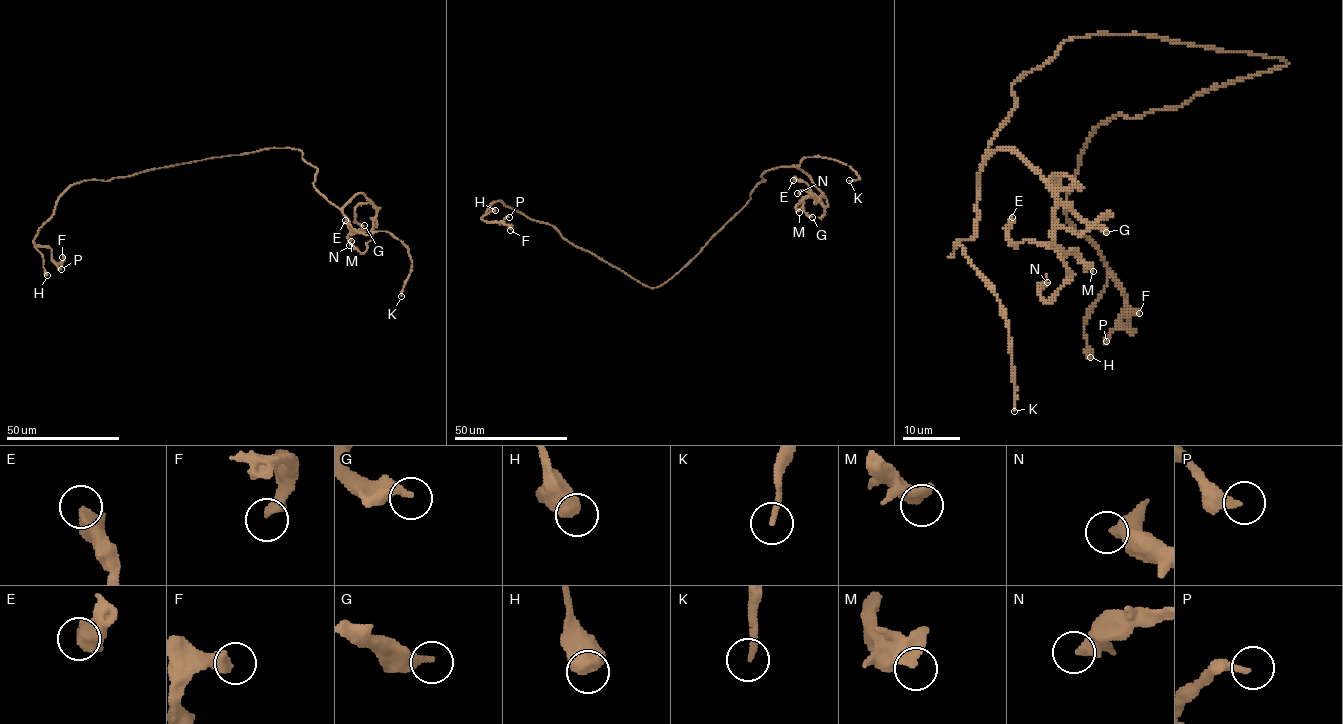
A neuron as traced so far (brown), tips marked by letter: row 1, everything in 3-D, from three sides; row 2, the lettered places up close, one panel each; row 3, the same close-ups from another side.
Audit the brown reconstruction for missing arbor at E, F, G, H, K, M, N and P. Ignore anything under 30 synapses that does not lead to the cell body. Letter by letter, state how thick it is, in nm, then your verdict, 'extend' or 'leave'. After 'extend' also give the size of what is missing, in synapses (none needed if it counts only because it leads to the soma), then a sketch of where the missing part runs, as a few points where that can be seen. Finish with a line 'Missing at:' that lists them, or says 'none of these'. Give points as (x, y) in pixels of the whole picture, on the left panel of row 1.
E: 600 nm thick; leave
F: 400 nm thick; leave
G: 340 nm thick; leave
H: 650 nm thick; leave
K: 200 nm thick; leave
M: 480 nm thick; leave
N: 360 nm thick; leave
P: 280 nm thick; leave
Missing at: none of these

